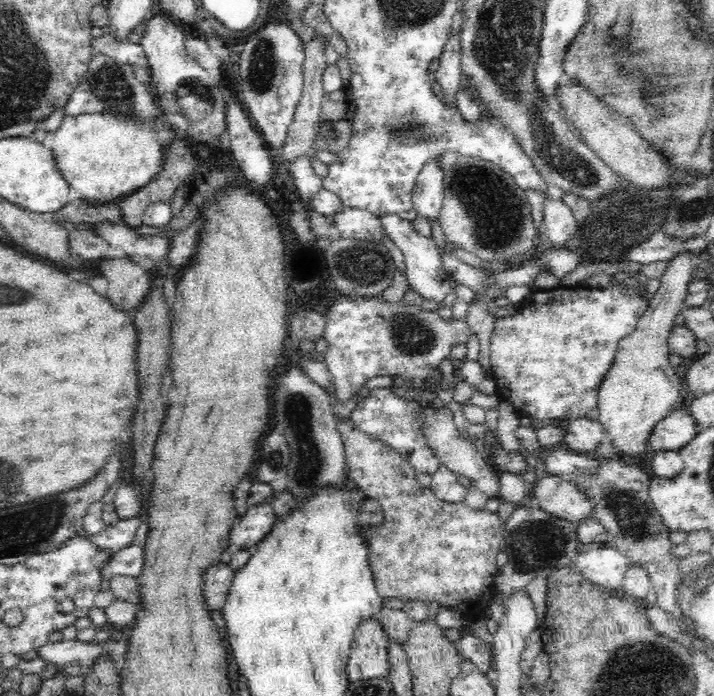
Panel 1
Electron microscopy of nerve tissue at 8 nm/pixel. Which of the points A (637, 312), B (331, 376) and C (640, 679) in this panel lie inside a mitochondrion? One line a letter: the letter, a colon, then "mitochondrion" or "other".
A: other
B: other
C: mitochondrion

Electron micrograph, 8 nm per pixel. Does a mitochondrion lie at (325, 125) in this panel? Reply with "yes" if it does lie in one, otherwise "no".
no

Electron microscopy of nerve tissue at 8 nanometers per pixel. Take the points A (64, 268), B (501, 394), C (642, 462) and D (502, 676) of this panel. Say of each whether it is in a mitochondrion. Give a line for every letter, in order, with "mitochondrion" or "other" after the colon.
A: other
B: other
C: other
D: other

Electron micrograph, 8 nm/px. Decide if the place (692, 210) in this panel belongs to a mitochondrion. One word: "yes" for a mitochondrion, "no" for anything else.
yes

